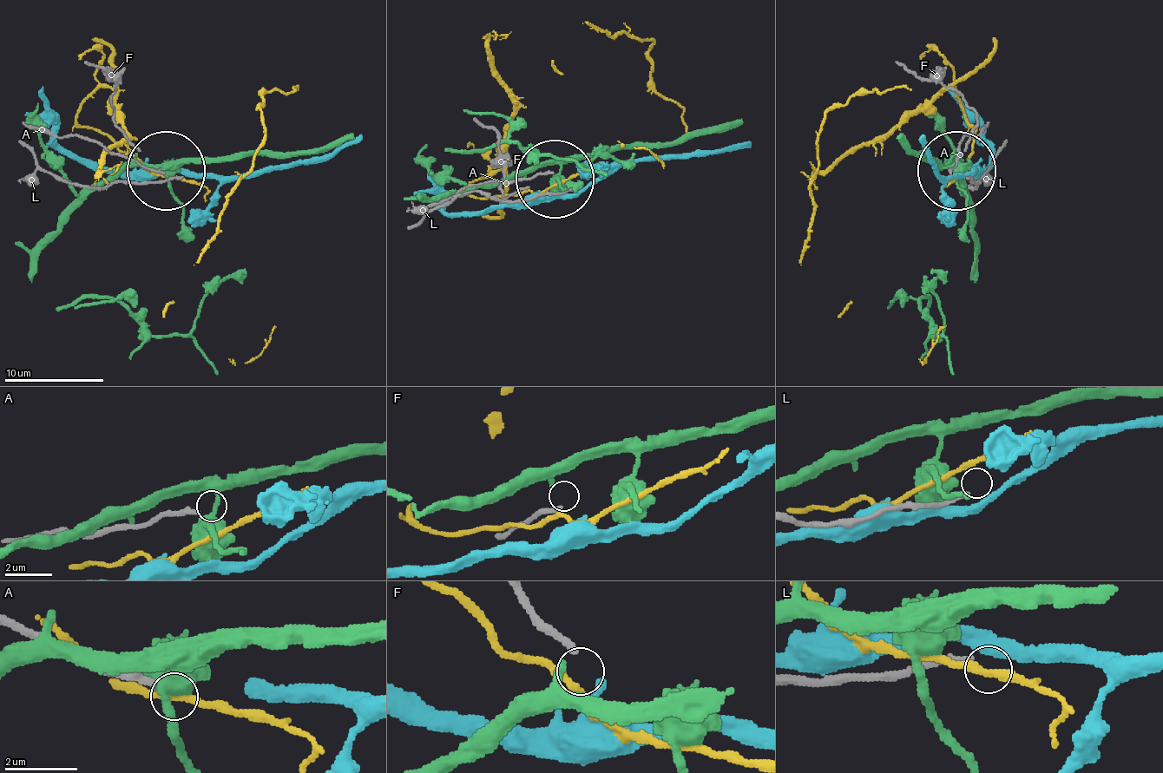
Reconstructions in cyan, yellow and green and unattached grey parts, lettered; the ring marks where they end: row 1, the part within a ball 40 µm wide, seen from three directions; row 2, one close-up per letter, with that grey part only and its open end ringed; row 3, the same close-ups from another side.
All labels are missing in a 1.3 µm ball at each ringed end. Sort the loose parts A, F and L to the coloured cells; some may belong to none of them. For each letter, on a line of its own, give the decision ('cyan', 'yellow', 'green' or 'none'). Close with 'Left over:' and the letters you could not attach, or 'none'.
A: none
F: green
L: none
Left over: A, L

